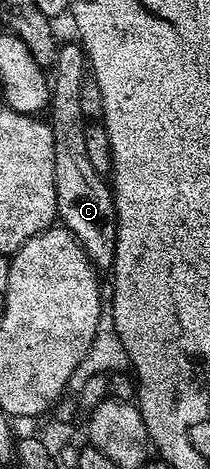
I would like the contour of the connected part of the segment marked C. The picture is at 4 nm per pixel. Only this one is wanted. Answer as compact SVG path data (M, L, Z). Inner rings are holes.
M76 41L64 43L51 69L51 125L55 140L55 196L60 225L79 240L83 252L101 272L113 269L117 247L117 213L110 183L87 156L87 119L81 107L81 93L87 77L85 51Z

